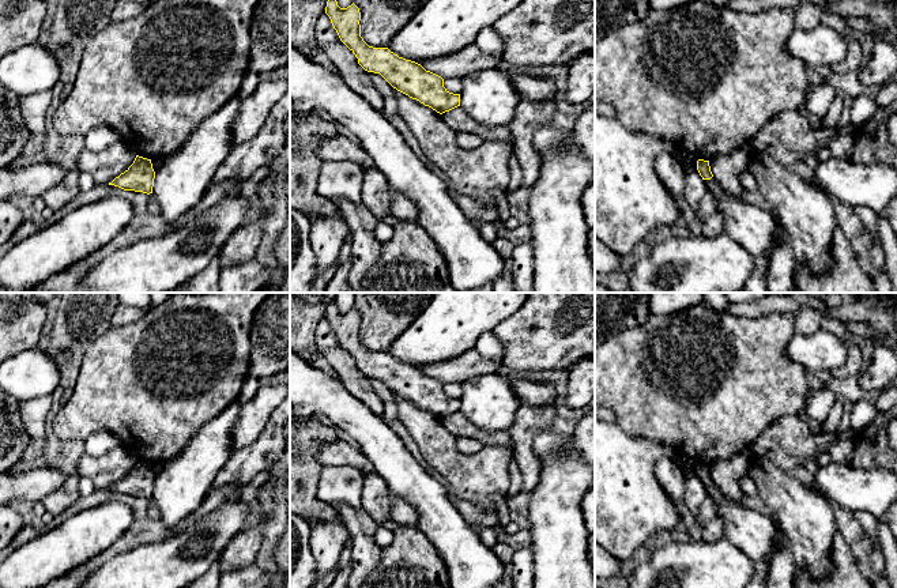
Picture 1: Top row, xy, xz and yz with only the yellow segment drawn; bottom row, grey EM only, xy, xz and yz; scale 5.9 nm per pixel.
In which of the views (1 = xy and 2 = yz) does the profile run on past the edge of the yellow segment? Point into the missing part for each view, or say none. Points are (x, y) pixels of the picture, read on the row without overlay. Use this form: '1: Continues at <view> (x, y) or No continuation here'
1: No continuation here
2: No continuation here

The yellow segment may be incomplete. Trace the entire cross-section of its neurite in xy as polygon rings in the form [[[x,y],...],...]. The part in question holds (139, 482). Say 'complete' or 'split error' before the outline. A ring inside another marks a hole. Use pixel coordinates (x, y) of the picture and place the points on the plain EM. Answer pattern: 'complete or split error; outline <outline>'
complete; outline [[[136,460],[133,468],[109,490],[118,491],[124,495],[152,498],[155,476],[151,464]]]

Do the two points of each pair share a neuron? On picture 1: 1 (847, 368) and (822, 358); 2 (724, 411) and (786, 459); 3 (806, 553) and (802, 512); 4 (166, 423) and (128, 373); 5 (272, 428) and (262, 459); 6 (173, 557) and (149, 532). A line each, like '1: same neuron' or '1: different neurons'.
1: different neurons
2: different neurons
3: same neuron
4: same neuron
5: same neuron
6: different neurons

